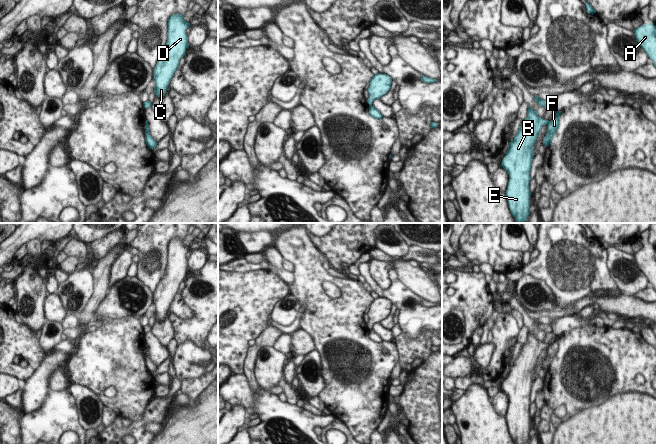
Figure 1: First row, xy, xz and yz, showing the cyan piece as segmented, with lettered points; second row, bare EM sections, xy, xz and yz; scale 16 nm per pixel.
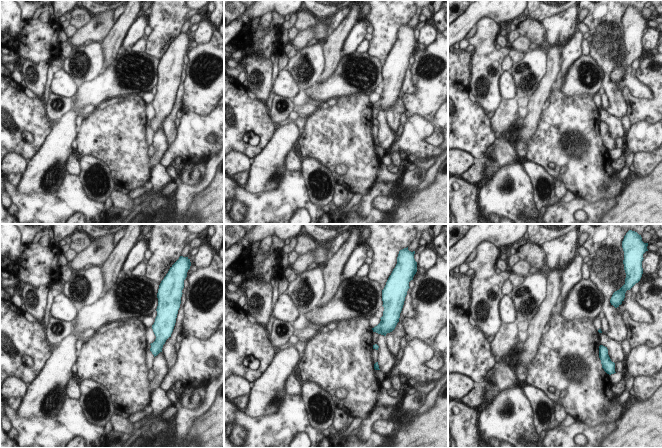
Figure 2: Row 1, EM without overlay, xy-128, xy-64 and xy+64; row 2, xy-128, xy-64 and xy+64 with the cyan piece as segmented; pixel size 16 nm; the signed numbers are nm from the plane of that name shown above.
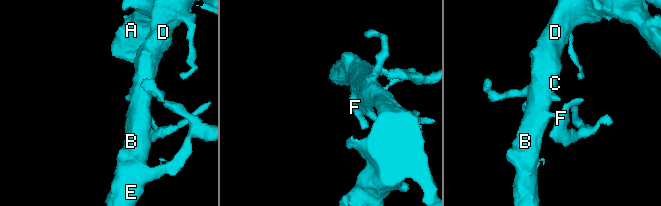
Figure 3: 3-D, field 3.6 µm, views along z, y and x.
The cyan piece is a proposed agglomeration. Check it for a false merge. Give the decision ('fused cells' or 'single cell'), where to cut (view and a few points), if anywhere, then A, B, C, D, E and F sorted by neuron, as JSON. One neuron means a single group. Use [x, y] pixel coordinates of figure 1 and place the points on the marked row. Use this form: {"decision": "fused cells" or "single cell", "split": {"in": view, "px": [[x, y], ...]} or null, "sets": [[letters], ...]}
{"decision": "fused cells", "split": {"in": "xz", "px": [[371, 104], [369, 106]]}, "sets": [["A", "B", "C", "D", "E"], ["F"]]}

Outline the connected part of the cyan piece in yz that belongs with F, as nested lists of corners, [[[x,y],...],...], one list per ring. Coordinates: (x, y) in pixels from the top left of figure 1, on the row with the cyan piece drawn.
[[[557,110],[555,118],[548,122],[547,132],[543,140],[543,145],[547,147],[551,144],[554,134],[557,132],[557,129],[559,128],[559,118],[561,112],[562,111]]]

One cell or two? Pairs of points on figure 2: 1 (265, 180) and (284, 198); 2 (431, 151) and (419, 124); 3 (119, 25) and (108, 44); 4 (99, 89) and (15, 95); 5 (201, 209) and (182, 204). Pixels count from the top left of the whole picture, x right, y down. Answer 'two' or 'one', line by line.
1: two
2: one
3: one
4: two
5: two

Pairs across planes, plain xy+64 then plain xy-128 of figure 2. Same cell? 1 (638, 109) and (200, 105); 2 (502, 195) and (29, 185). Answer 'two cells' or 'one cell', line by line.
1: one cell
2: two cells

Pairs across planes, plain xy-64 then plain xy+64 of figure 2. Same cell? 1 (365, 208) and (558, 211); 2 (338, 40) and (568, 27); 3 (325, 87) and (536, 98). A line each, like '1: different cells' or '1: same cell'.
1: same cell
2: different cells
3: different cells

